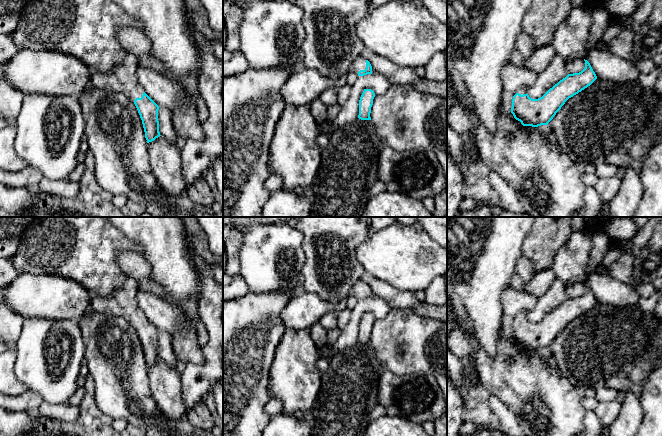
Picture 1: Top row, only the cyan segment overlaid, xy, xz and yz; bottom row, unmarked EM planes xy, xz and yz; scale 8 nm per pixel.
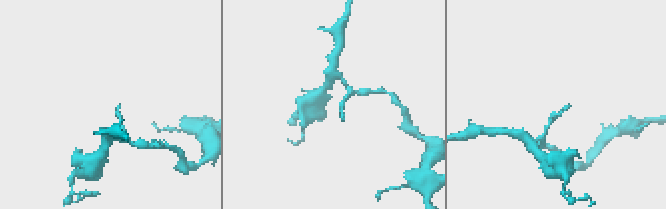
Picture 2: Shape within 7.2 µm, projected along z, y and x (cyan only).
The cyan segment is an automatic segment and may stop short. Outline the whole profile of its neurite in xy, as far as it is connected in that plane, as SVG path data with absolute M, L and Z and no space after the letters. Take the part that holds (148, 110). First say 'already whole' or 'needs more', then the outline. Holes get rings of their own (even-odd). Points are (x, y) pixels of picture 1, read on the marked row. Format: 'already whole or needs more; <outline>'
needs more; M126 52L121 64L115 66L110 73L94 73L90 85L110 92L125 94L136 106L142 120L147 143L160 135L158 110L159 106L145 93L137 80L136 70L138 58Z

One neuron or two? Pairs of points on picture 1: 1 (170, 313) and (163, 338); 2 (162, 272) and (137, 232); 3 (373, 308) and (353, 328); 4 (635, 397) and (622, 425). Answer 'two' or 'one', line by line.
1: two
2: one
3: one
4: one

